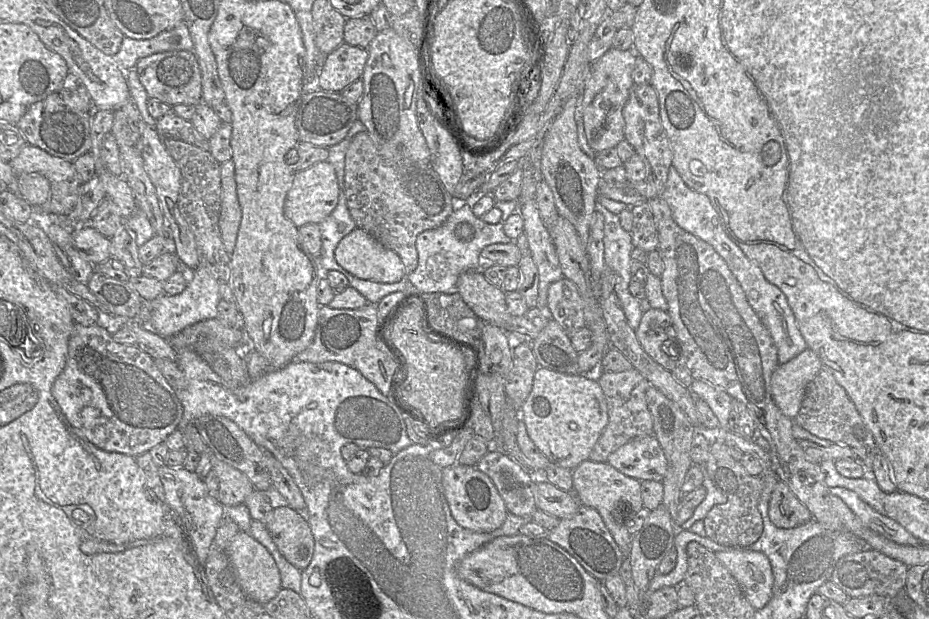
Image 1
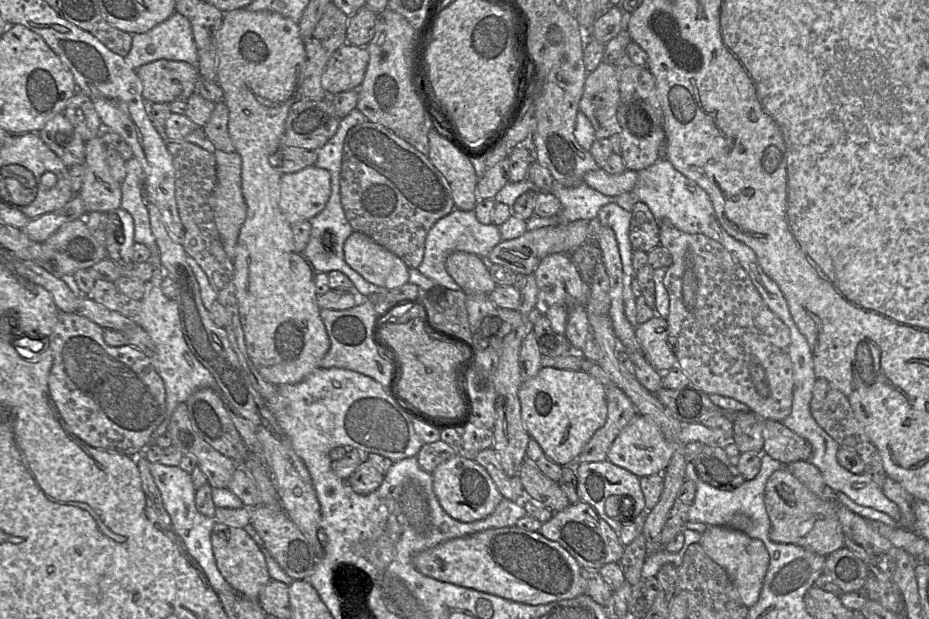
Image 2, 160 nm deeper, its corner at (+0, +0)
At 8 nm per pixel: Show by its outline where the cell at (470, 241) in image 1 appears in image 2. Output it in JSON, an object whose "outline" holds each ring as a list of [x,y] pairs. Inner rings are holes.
{"outline":[[[454,209],[451,213],[439,219],[429,230],[425,240],[425,253],[418,270],[437,285],[451,290],[460,290],[446,269],[446,260],[454,252],[467,252],[481,258],[487,258],[490,251],[502,241],[500,227],[495,224],[480,223],[473,210]]]}

